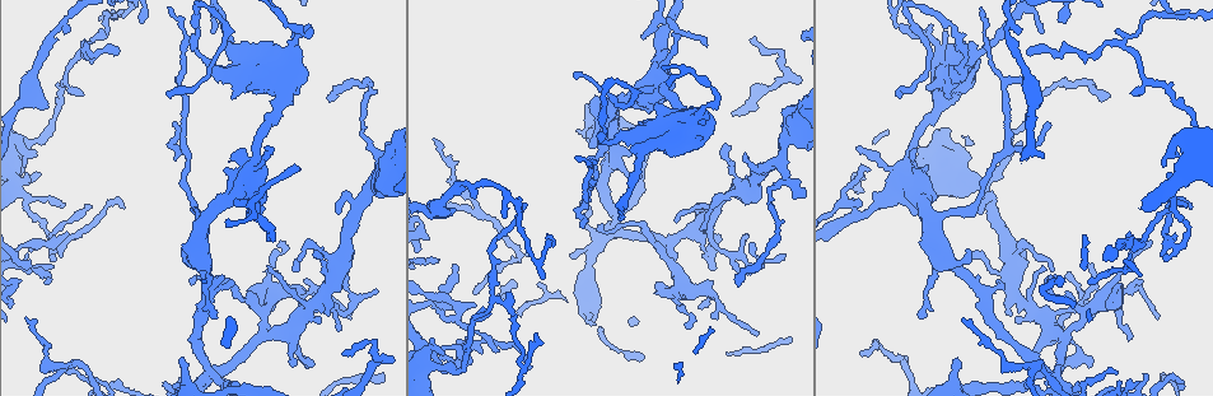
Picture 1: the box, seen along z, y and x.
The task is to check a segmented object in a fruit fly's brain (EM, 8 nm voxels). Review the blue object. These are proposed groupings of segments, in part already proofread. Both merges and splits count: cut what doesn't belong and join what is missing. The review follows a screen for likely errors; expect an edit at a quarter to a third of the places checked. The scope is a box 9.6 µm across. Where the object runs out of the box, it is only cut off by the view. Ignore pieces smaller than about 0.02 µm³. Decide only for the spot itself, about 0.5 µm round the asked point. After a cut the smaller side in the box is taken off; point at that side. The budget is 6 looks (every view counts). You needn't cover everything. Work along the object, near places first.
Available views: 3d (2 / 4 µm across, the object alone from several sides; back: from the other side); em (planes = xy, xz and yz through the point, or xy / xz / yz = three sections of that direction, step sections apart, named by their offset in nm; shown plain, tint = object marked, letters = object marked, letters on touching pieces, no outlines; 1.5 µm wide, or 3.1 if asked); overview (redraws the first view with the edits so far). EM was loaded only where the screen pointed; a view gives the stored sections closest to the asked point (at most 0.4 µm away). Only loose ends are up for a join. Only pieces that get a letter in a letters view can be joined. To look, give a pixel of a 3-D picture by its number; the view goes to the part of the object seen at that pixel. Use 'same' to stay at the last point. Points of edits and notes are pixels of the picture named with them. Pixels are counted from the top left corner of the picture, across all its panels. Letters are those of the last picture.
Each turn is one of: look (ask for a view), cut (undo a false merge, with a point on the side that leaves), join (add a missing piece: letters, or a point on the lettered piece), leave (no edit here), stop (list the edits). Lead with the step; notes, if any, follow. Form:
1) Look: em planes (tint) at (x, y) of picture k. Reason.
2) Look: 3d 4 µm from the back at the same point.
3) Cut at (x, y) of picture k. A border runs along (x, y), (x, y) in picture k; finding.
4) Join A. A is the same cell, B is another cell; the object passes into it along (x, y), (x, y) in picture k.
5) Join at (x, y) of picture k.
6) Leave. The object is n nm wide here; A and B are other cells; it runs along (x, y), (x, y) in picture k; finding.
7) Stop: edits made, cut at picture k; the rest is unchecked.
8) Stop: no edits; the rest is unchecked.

Look: 3d 2 µm at (754, 334) of picture 1. An open end.

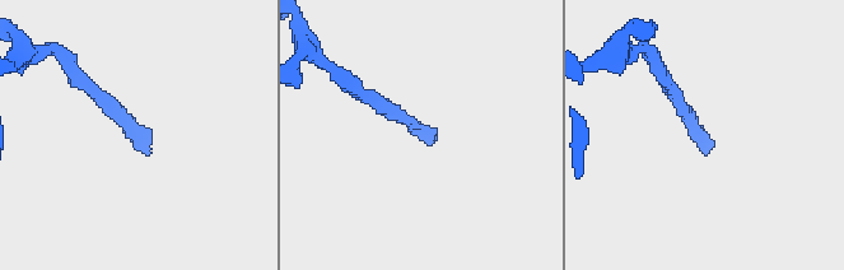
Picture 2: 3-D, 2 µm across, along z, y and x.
Look: em yz step 8 (letters) at (145, 148) of picture 2.

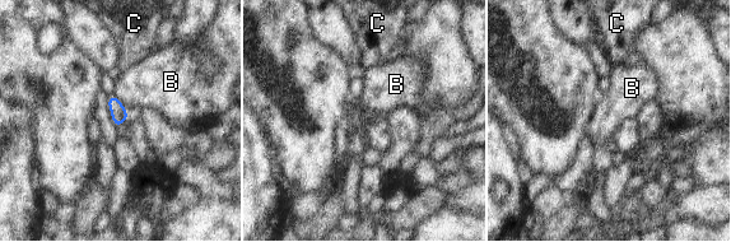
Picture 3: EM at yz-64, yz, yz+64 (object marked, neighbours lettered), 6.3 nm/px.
Leave. The object is 100 nm wide here; B and C are other cells; a border runs along (113, 94), (129, 115) in picture 3; no lettered piece goes on from it.

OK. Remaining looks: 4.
Look: em planes (letters) at (1015, 322) of picture 1. An open end.

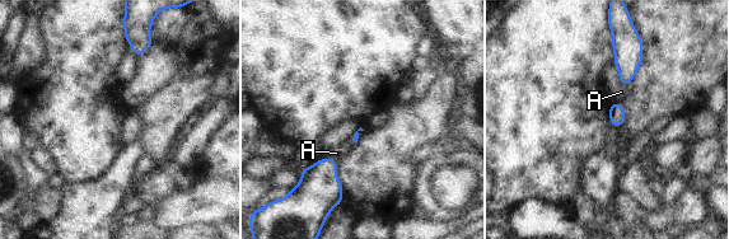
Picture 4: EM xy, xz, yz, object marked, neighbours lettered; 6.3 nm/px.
Leave. The longest contact is with A, 80 nm; A is another cell; none of them fits.

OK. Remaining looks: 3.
Look: 3d 4 µm at (1022, 364) of picture 1. Side arm on a straight run.

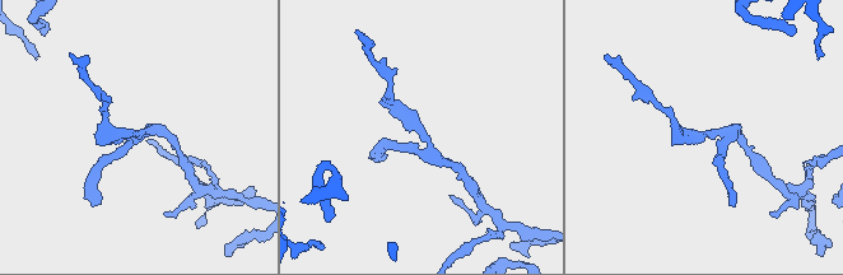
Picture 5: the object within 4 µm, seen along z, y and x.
Look: em planes (letters) at (417, 133) of picture 5. 3 arms meet here.

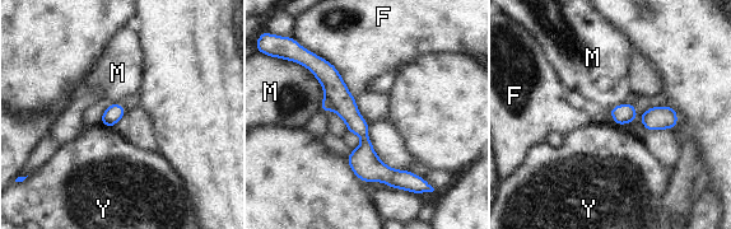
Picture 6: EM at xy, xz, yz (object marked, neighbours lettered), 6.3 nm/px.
Leave. F, M and Y are other cells; a border runs along (101, 122), (112, 129) in picture 6; one cell here.

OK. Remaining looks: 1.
Stop: no edits; the rest is unchecked.

